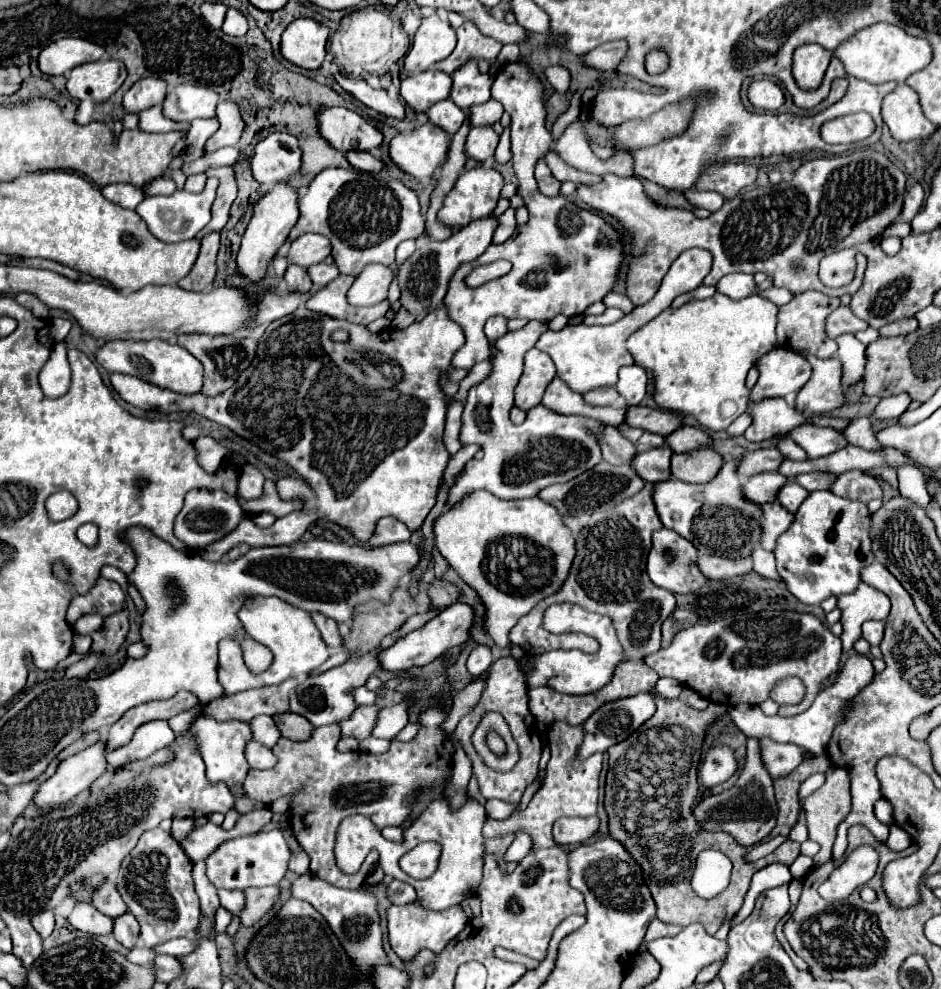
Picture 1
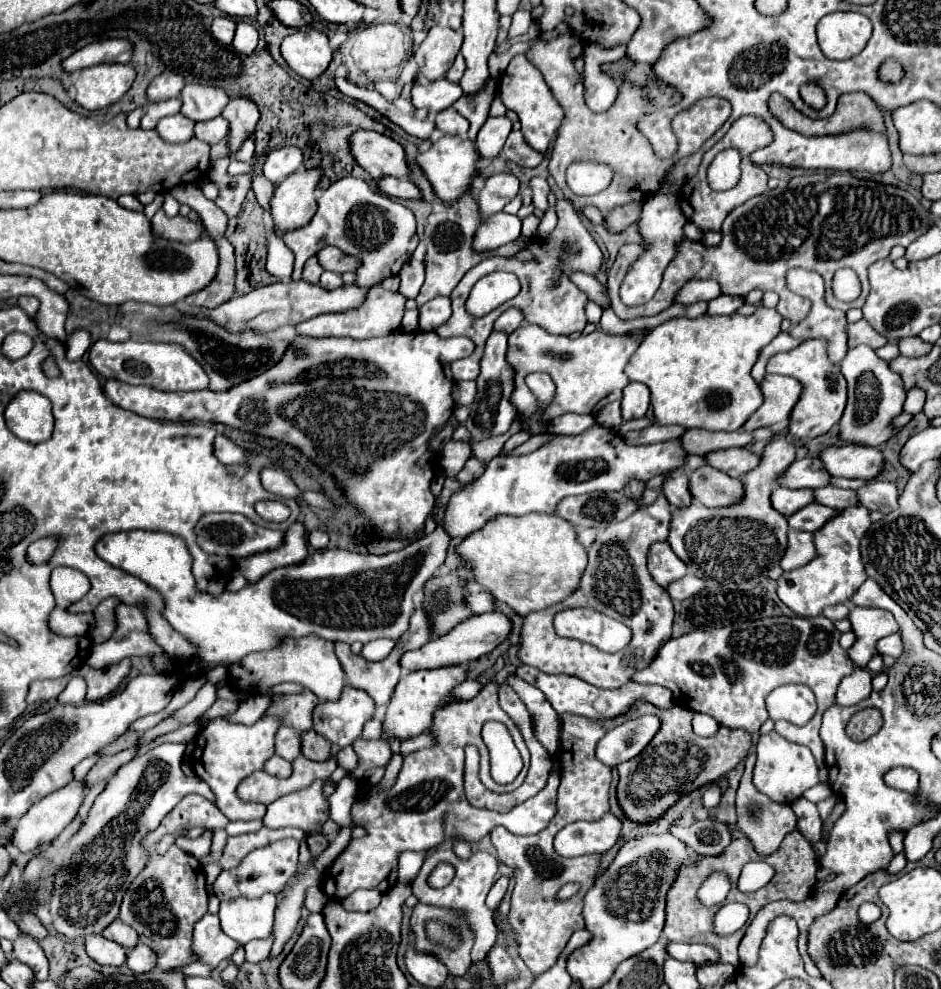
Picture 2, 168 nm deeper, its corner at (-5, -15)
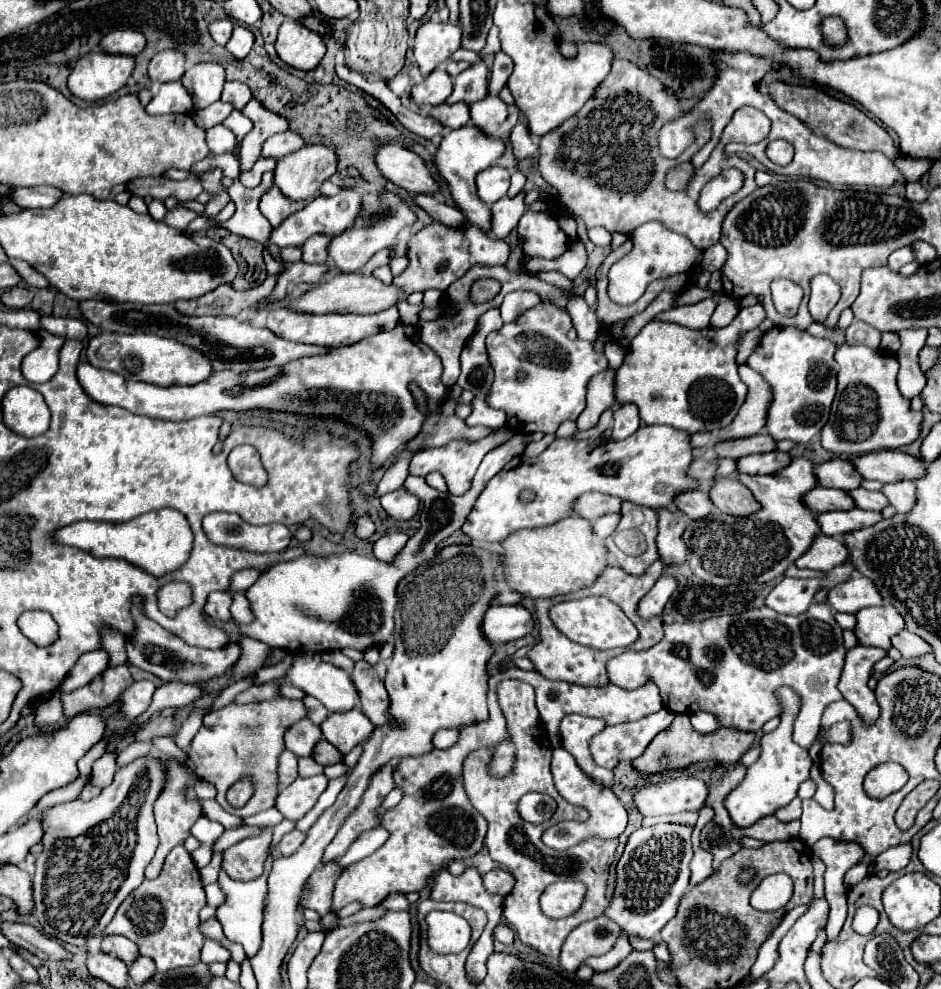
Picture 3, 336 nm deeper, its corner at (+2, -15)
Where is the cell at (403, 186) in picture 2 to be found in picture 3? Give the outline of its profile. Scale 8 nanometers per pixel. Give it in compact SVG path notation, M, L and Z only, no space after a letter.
M419 195L419 197L417 197L417 205L419 205L421 209L425 209L435 221L445 223L447 227L463 227L463 225L467 223L467 219L465 219L465 215L461 213L459 207L447 205L447 203L441 201L439 197Z

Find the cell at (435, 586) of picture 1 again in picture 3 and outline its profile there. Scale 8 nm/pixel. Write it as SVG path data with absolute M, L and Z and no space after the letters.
M365 661L355 663L355 669L351 671L353 683L359 691L361 699L361 711L369 717L369 721L375 727L383 725L397 725L395 719L389 715L389 695L385 691L386 665L367 665Z

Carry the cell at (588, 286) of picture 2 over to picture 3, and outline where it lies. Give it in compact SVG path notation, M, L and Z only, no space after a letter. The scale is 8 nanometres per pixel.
M529 209L521 217L521 221L517 225L517 233L519 233L519 239L523 239L522 251L528 258L554 259L559 257L563 251L567 251L567 247L569 247L569 237L559 227L557 215L553 215L551 211L531 211Z

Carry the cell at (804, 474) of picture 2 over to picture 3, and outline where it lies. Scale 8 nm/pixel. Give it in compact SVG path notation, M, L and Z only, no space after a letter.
M833 459L821 465L815 465L815 475L821 483L821 487L839 487L845 491L853 491L859 489L861 483L865 481L861 477L859 471L855 471L855 467L851 465L851 461L841 461L841 459Z

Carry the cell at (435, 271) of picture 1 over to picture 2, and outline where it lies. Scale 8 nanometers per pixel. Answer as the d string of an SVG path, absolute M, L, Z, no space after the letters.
M496 213L488 221L484 221L476 235L474 235L474 251L476 253L488 253L496 247L502 247L506 243L512 243L520 237L520 219L516 215L508 213Z

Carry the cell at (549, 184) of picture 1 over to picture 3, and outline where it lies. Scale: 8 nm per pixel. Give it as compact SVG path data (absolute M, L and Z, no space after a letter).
M519 117L517 125L513 127L513 131L509 135L509 143L511 143L511 149L513 149L513 153L515 153L515 157L519 161L521 159L527 159L531 153L537 151L537 143L531 137L529 127L527 127L527 121L523 117Z

